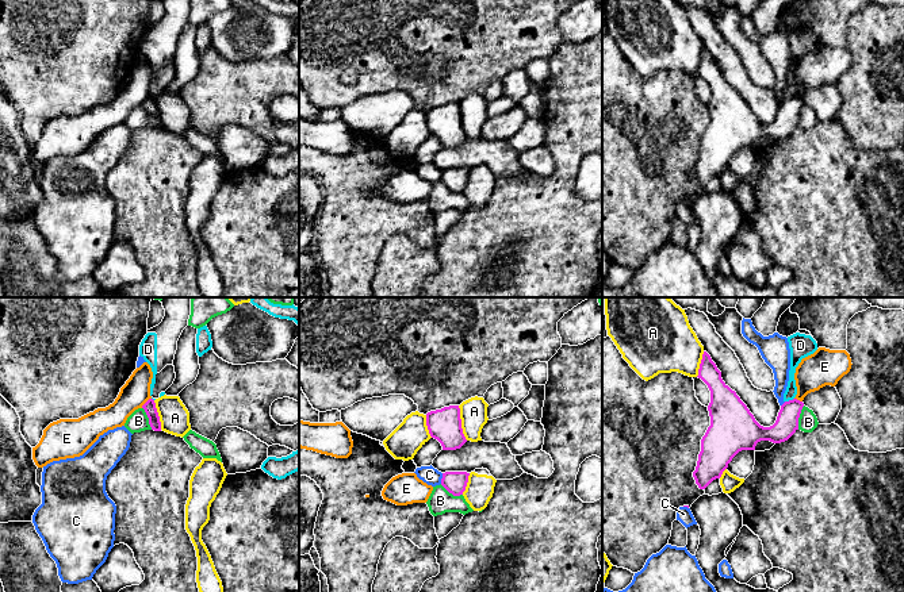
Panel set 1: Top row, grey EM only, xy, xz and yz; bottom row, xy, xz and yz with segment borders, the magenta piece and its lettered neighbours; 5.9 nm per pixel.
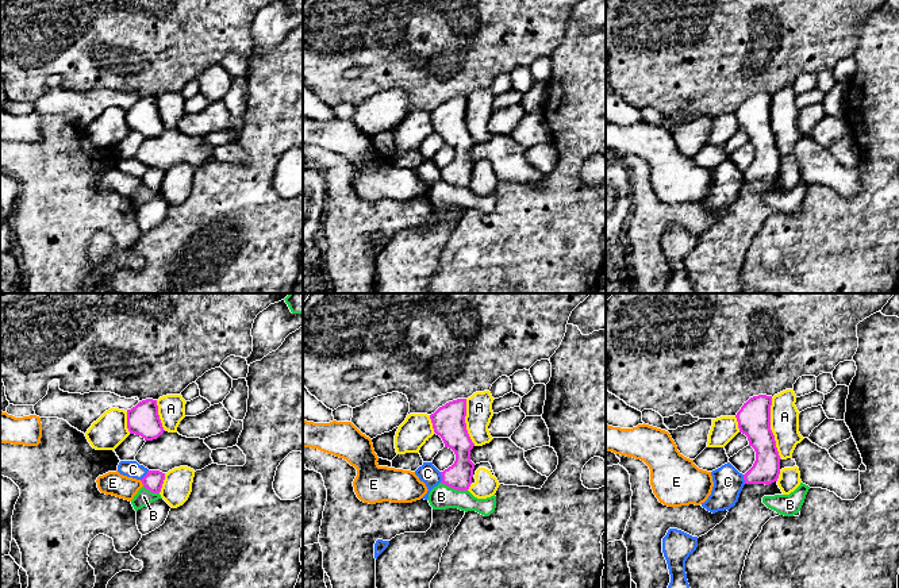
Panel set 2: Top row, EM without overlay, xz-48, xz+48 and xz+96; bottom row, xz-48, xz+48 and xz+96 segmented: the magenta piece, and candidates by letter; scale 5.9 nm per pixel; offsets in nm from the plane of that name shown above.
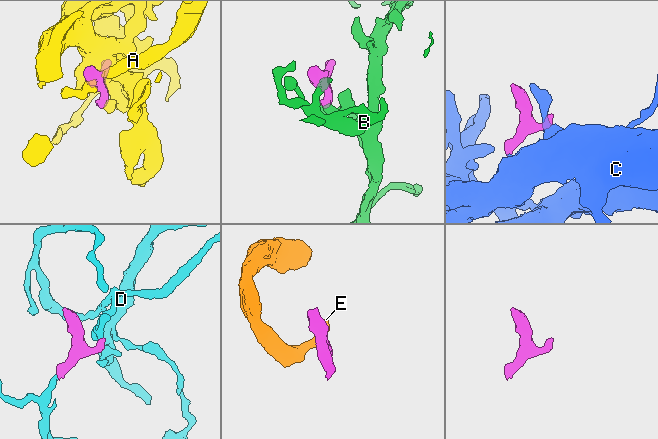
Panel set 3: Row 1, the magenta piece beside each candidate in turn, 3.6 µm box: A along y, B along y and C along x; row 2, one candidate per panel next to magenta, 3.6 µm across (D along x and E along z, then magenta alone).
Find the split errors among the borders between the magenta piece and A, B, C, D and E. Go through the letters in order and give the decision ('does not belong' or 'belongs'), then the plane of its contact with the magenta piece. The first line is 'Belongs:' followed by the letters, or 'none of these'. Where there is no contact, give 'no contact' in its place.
Belongs: C
A: does not belong | xz
B: does not belong | yz
C: belongs | xz
D: does not belong | yz
E: does not belong | xy

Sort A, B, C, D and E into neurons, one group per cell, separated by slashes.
A E / B / C / D

